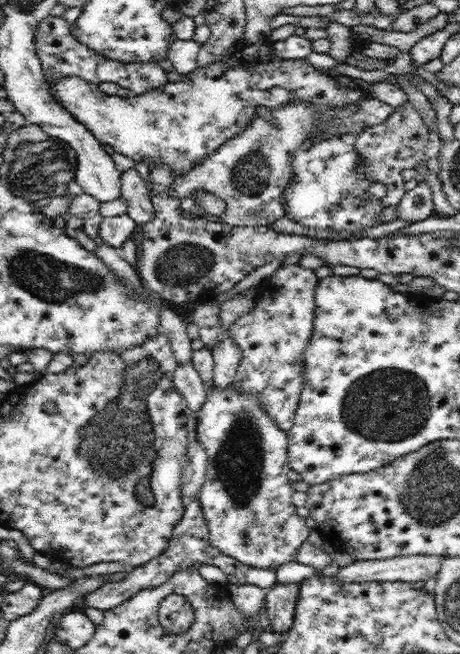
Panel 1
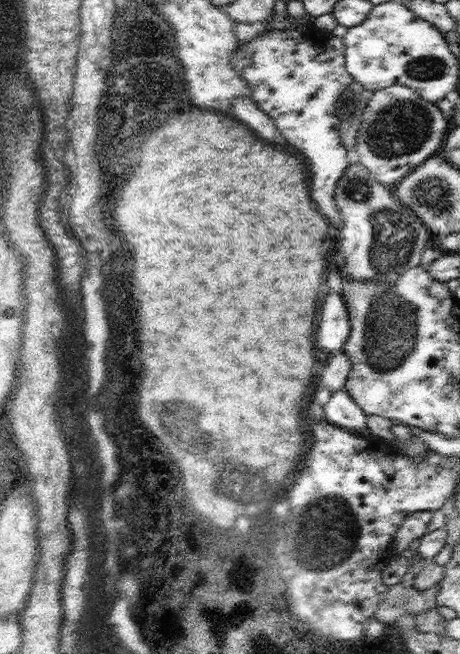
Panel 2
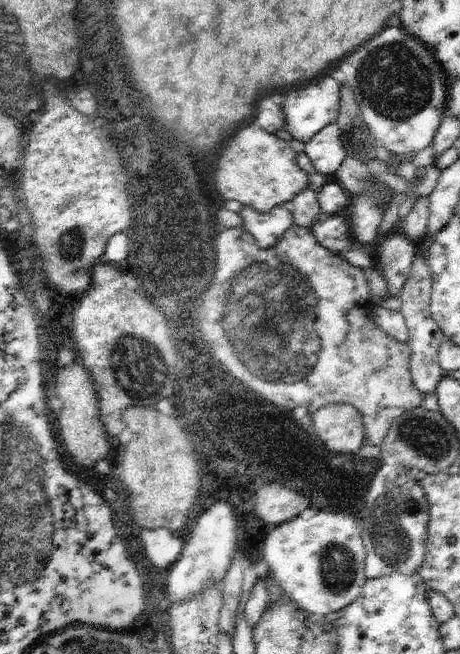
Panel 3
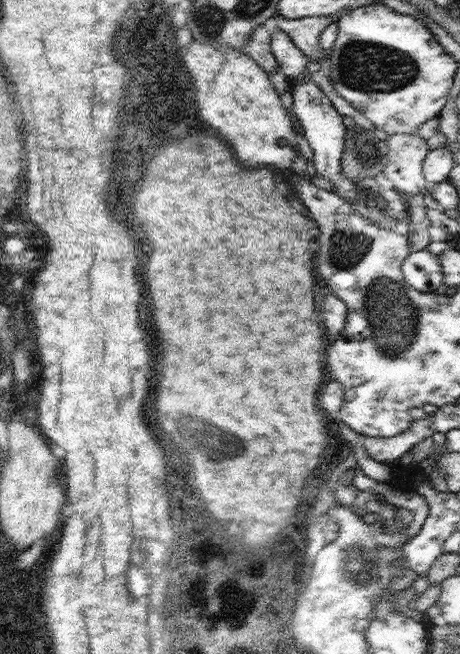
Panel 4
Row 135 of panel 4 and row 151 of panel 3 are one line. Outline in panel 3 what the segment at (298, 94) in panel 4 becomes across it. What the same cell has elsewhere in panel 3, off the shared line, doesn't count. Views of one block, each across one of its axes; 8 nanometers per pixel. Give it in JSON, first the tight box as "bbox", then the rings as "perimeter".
{"bbox":[303,122,347,176],"perimeter":[[[333,122],[329,126],[325,126],[323,130],[319,130],[303,146],[303,154],[307,160],[311,160],[315,172],[319,172],[321,176],[335,174],[337,168],[341,166],[341,162],[347,158],[347,152],[341,142],[339,126]]]}

